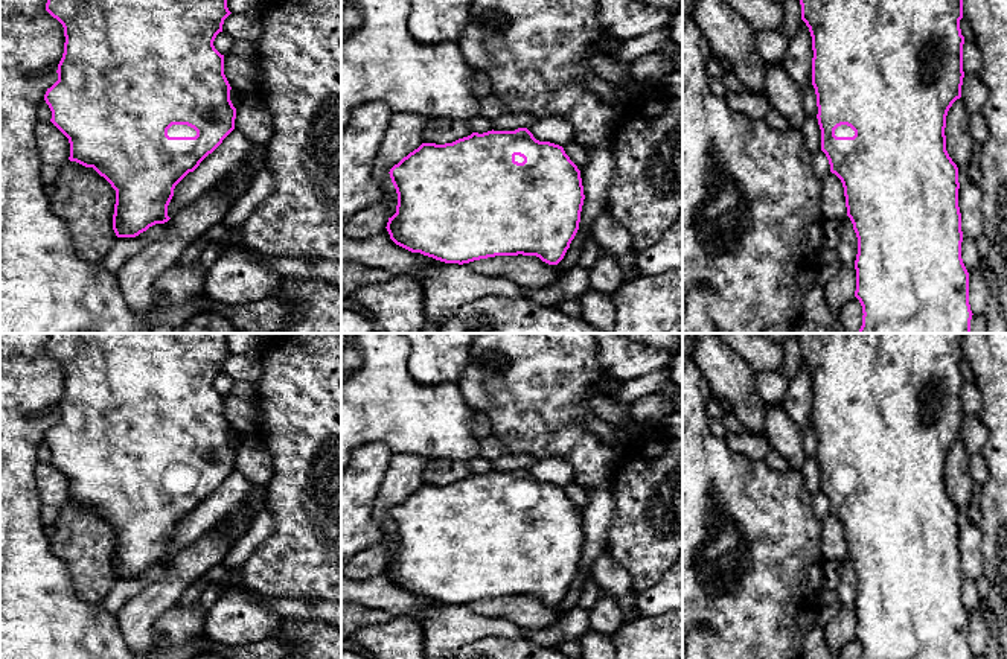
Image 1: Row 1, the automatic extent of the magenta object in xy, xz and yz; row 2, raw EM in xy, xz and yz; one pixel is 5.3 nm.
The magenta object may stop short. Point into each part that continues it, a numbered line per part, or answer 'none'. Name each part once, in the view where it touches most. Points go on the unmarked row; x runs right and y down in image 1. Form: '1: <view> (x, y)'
1: xy (175, 471)

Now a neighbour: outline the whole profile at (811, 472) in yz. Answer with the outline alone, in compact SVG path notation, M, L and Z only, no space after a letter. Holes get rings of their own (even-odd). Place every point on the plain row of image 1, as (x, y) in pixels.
M807 457L801 467L806 489L810 495L821 492L821 470L817 458Z

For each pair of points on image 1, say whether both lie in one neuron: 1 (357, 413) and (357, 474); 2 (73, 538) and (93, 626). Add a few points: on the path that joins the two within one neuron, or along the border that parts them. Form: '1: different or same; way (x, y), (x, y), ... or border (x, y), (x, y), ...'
1: different; border (357, 449), (370, 443), (384, 443), (392, 452)
2: different; border (67, 571), (72, 589), (83, 600), (99, 604)

